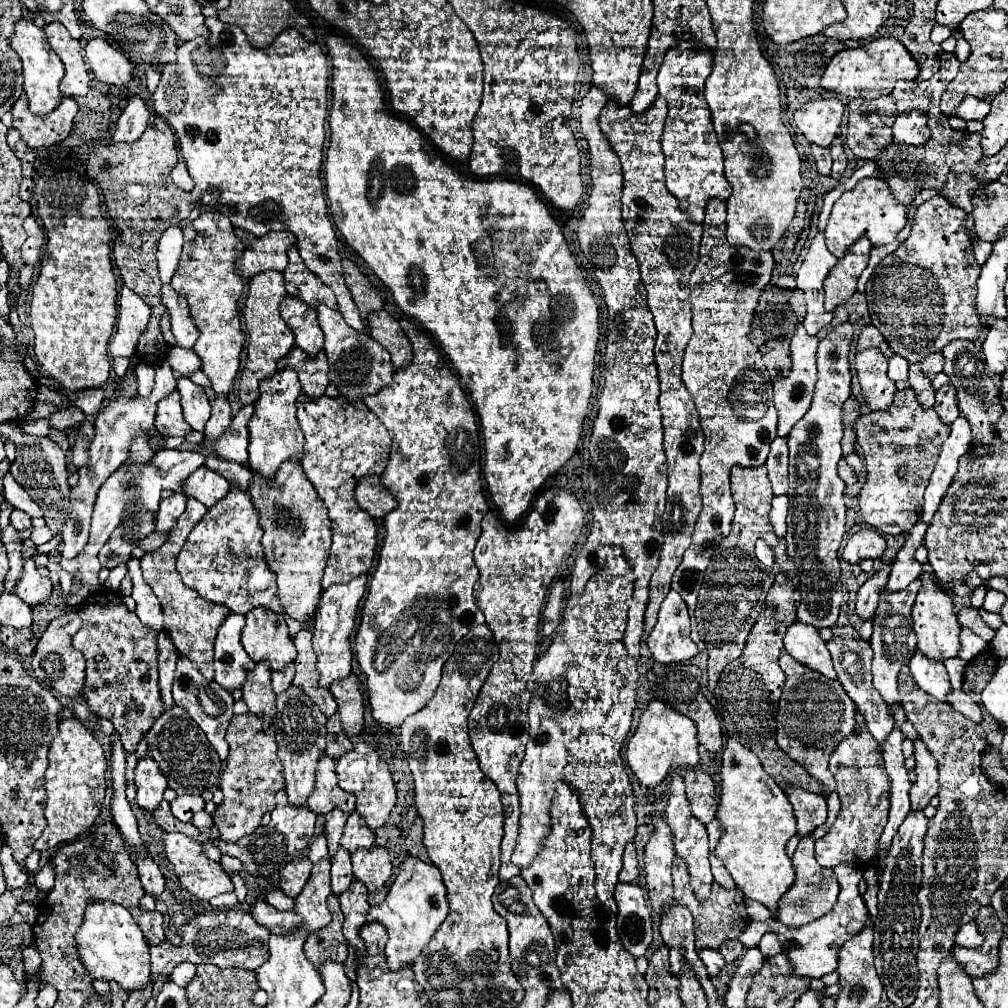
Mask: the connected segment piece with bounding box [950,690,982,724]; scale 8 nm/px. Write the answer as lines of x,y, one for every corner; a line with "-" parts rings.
954,690
954,692
950,694
950,704
952,704
962,716
970,718
972,722
976,722
976,724
982,722
982,712
980,712
978,704
976,704
966,692
962,692
962,690

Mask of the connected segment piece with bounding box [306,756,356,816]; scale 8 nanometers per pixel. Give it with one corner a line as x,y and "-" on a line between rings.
322,756
316,768
316,788
308,798
308,808
314,814
328,814
334,808
340,808
344,814
354,812
356,802
352,794
346,794
338,786
338,778
334,772
334,760
330,756

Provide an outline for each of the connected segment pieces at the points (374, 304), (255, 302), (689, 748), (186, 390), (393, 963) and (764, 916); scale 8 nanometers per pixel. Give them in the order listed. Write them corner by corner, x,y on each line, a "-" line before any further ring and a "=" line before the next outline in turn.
342,260
342,268
344,268
344,276
346,276
346,286
350,288
354,302
358,304
360,316
366,322
370,312
382,310
382,300
380,300
378,292
374,290
374,286
370,284
370,280
356,268
356,264
352,264
350,260
=
262,272
250,280
250,292
244,308
244,318
248,326
248,362
240,378
240,402
254,404
260,398
260,382
264,378
270,378
276,374
276,364
282,356
286,356
294,348
294,334
286,326
286,322
280,318
280,304
286,298
286,286
282,272
=
652,700
648,704
646,712
640,716
636,734
628,742
626,760
642,786
658,786
672,768
680,768
680,766
694,768
700,760
694,722
690,718
678,714
664,702
=
182,376
182,378
178,378
178,392
182,396
184,420
192,426
192,430
202,432
204,424
210,418
210,400
208,400
204,388
196,386
190,378
=
408,856
400,866
400,874
390,886
384,904
370,908
366,918
368,922
380,922
388,930
386,960
390,970
400,970
402,966
414,964
414,960
424,952
424,948
438,932
446,916
448,916
448,898
440,870
434,864
426,864
420,858
=
752,898
746,900
746,912
748,912
750,920
758,920
758,922
766,922
766,920
772,918
770,910
764,904
760,904
760,902
752,900

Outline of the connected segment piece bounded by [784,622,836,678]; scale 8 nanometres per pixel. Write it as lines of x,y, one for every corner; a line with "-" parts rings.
794,622
786,630
784,648
800,664
804,664
804,666
828,676
828,678
836,678
830,652
814,626

